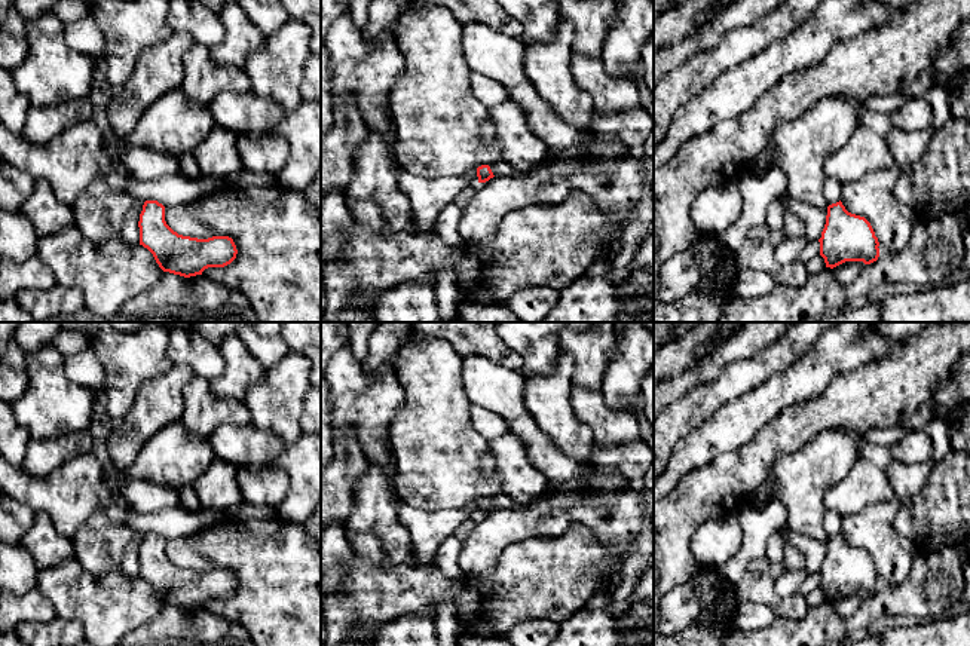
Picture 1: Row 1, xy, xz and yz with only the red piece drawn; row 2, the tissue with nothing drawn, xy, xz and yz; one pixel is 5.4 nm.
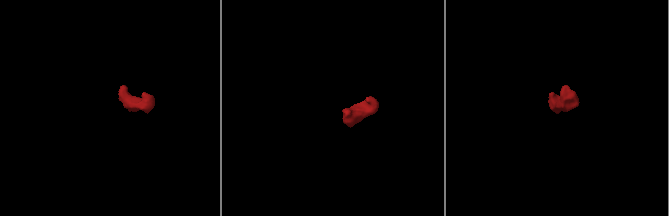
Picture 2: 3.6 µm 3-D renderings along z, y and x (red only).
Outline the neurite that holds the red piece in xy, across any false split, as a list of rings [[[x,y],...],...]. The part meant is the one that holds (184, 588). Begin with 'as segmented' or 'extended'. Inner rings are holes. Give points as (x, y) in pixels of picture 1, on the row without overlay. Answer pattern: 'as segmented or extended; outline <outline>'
as segmented; outline [[[146,533],[140,547],[140,578],[147,581],[163,604],[184,610],[202,607],[208,600],[224,600],[238,587],[229,569],[198,572],[174,564],[165,554],[165,539]]]

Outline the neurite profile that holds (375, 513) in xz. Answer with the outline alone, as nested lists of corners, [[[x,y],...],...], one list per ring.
[[[388,443],[391,462],[388,466],[370,465],[355,484],[355,509],[345,527],[349,533],[374,535],[385,552],[385,564],[395,566],[410,561],[410,535],[398,521],[395,506],[395,456]]]

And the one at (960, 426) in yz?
[[[970,401],[964,413],[949,422],[952,431],[952,446],[955,450],[963,450],[970,453]]]

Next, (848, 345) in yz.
[[[838,322],[793,364],[753,391],[722,404],[674,447],[664,474],[654,481],[654,500],[716,456],[740,450],[789,405],[817,397],[841,373],[887,356],[900,342],[879,337],[876,322]]]

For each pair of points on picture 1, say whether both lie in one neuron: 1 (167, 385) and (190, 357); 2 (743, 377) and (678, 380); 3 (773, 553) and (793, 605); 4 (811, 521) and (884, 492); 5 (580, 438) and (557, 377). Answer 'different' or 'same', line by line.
1: different
2: different
3: different
4: different
5: same

